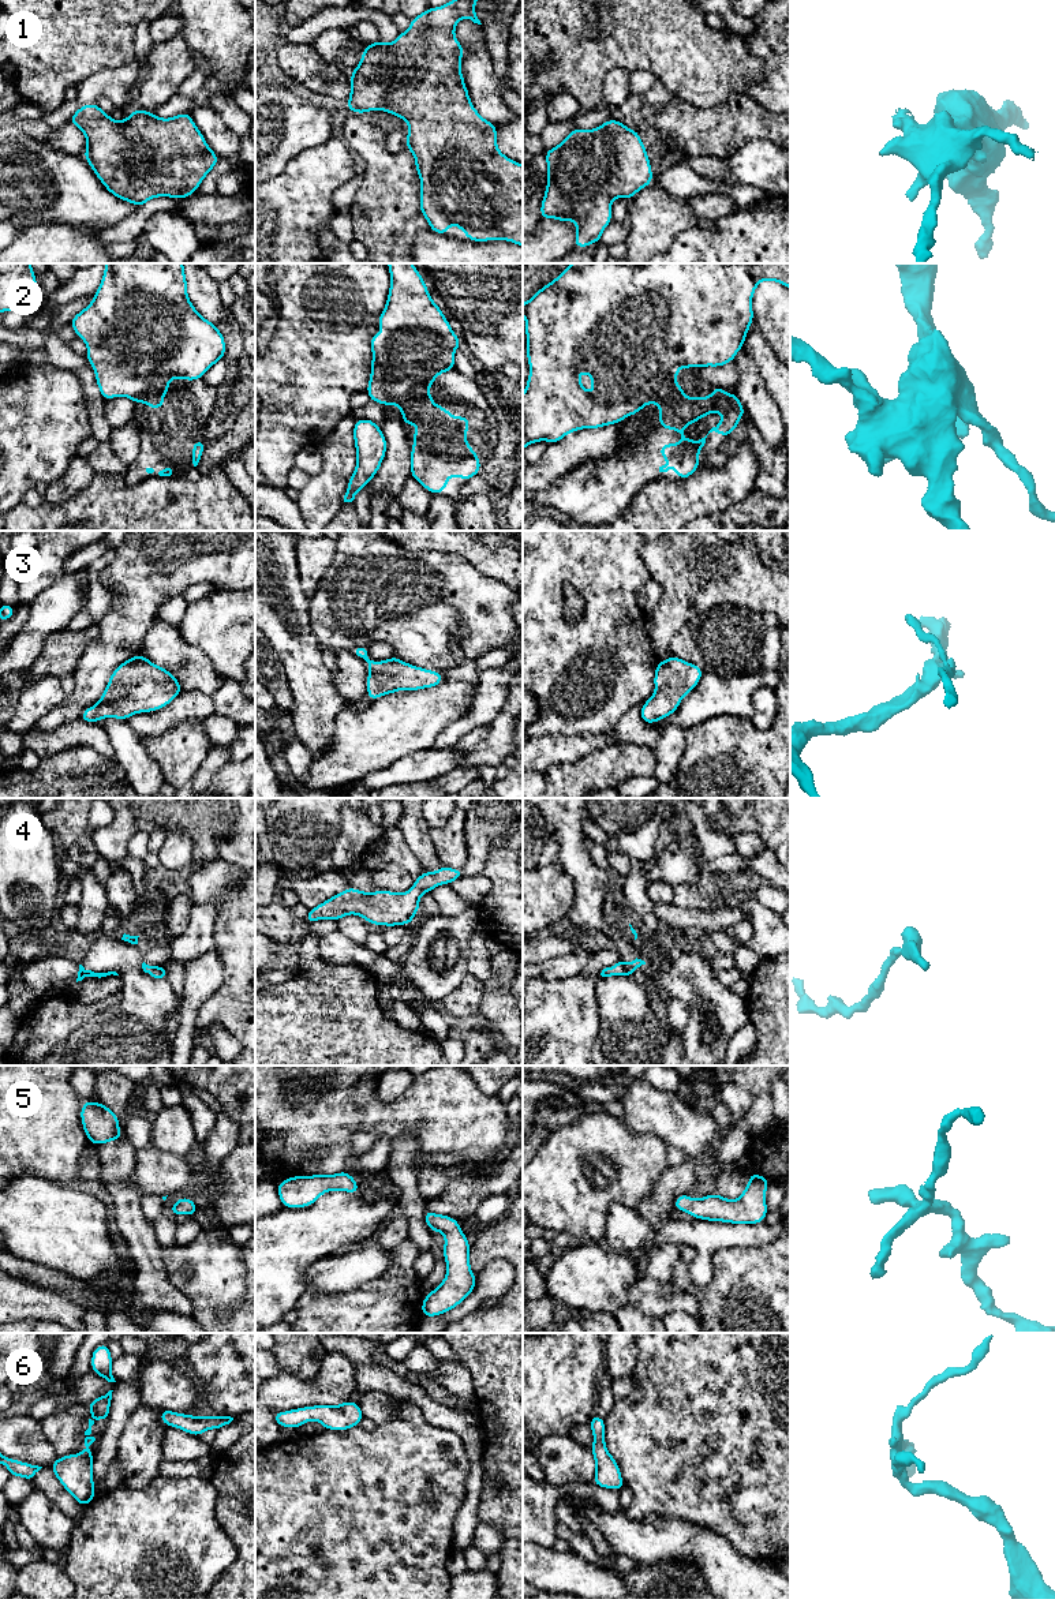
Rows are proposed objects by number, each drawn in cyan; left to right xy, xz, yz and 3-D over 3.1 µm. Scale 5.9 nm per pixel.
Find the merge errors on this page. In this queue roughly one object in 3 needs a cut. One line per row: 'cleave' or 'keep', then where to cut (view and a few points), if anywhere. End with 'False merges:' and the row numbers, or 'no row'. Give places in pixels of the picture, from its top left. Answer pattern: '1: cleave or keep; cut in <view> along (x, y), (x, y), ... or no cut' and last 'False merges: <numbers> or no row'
1: keep; no cut
2: cleave; cut in xz along (427, 388), (418, 388), (401, 412)
3: keep; no cut
4: keep; no cut
5: keep; no cut
6: keep; no cut
False merges: 2

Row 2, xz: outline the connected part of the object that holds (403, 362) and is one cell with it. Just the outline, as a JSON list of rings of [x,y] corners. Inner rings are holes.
[[[388,263],[388,269],[392,282],[378,319],[378,327],[384,333],[373,334],[370,340],[373,368],[366,392],[370,401],[382,407],[393,404],[403,413],[416,389],[430,389],[439,374],[454,370],[454,349],[463,344],[433,302],[416,267],[412,263]]]

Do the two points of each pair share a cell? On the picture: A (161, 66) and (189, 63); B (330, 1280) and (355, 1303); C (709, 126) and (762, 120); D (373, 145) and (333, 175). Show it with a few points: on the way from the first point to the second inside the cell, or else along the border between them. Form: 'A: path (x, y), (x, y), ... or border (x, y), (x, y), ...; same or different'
A: path (168, 63), (182, 63); same
B: border (373, 1280), (347, 1291), (325, 1295), (311, 1289); different
C: path (722, 126), (737, 120), (748, 120); same
D: border (341, 138), (358, 158); different

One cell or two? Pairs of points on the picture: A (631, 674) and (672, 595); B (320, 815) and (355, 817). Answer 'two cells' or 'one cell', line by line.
A: two cells
B: two cells

